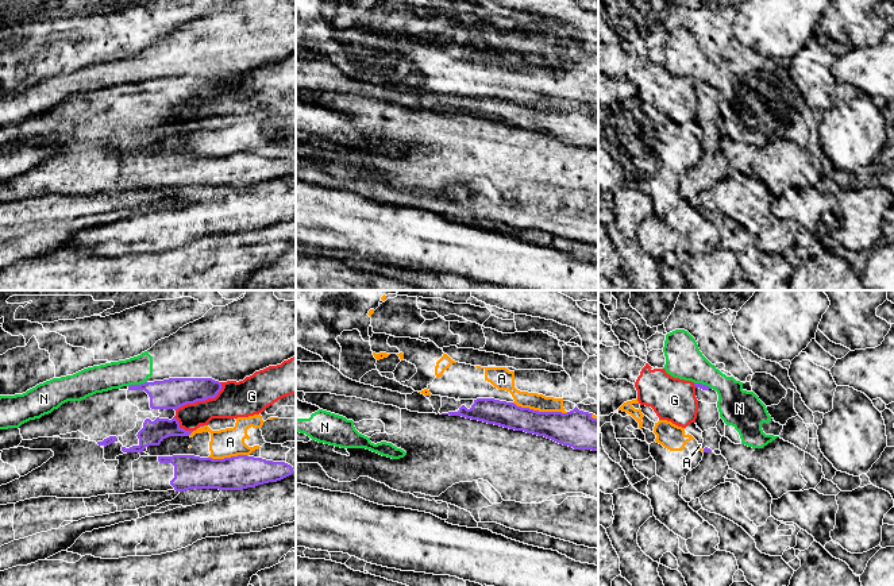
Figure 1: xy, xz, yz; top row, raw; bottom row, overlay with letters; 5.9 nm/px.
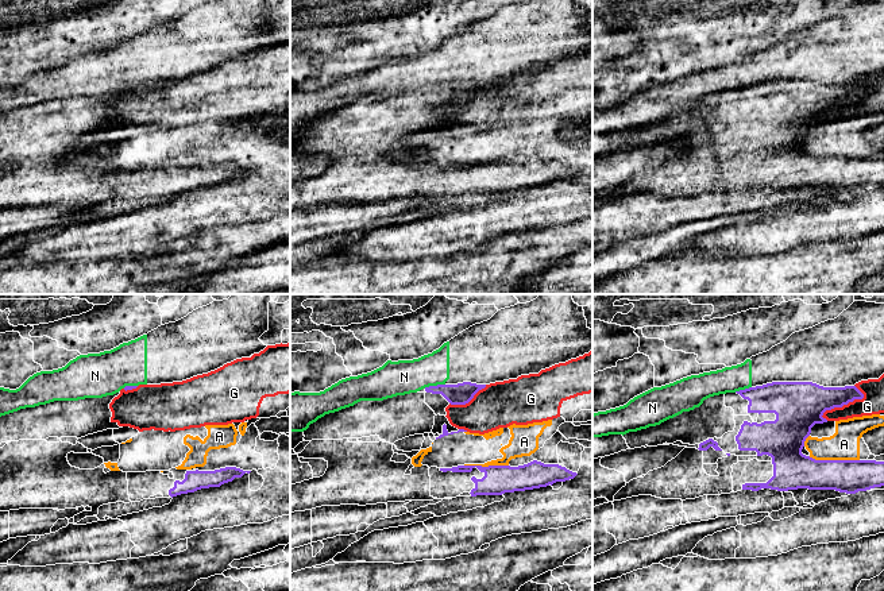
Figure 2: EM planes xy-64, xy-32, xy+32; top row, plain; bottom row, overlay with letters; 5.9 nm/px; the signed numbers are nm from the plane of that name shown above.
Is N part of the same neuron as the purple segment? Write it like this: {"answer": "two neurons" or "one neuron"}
{"answer": "two neurons"}

